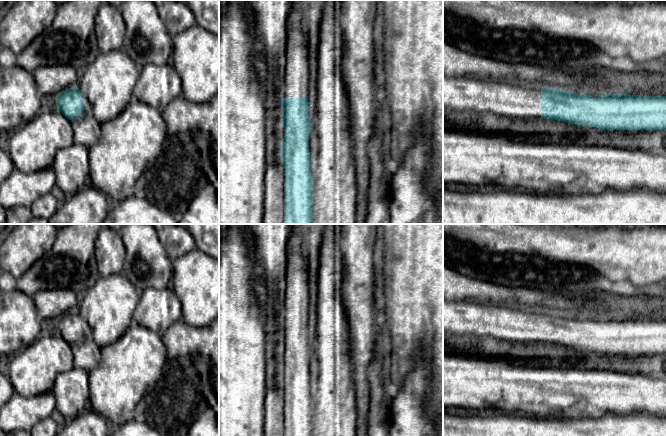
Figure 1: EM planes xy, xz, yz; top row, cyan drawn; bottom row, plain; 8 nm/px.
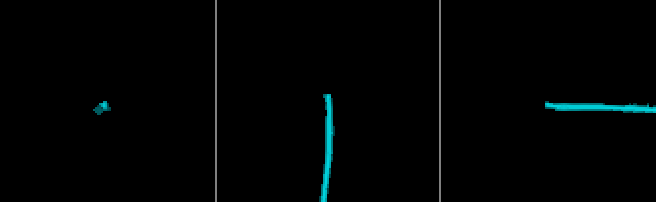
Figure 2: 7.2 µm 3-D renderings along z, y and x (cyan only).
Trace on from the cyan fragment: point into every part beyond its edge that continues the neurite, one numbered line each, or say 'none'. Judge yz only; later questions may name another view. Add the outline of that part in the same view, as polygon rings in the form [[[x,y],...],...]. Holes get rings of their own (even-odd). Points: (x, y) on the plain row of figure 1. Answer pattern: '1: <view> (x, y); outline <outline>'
1: yz (514, 324); outline [[[443,300],[443,332],[492,336],[511,343],[541,341],[541,311]]]

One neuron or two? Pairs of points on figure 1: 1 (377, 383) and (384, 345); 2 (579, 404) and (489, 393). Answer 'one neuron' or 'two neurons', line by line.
1: one neuron
2: one neuron

